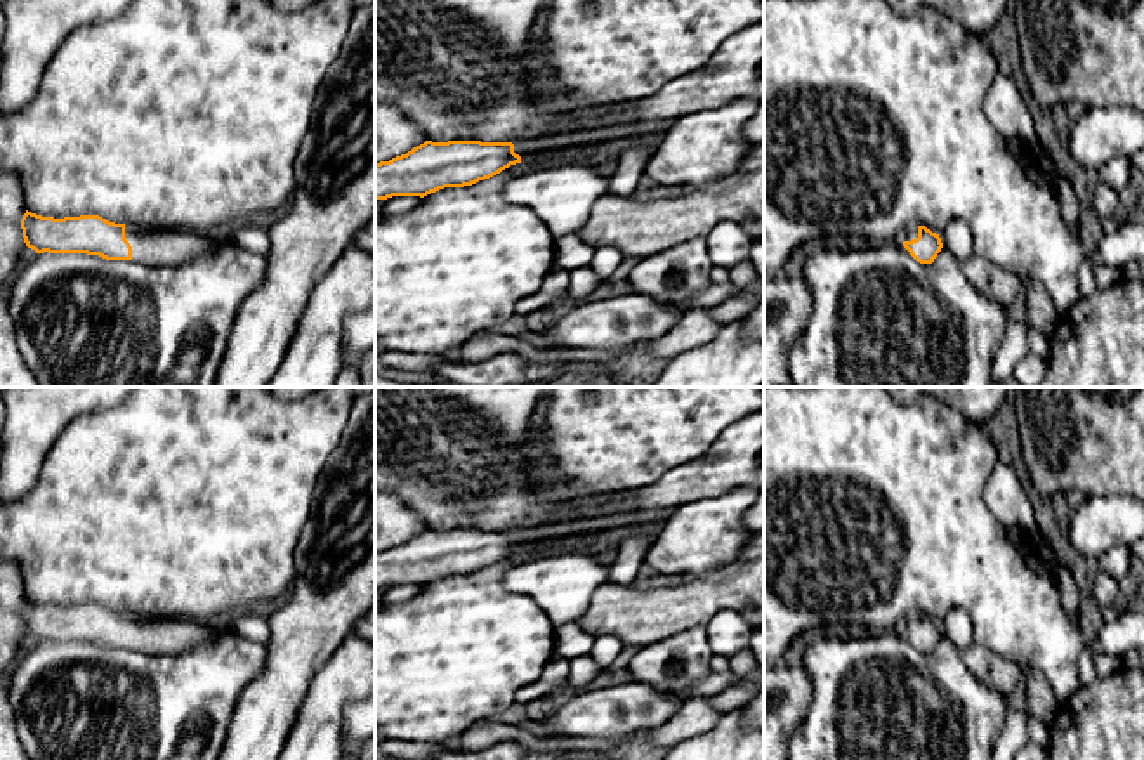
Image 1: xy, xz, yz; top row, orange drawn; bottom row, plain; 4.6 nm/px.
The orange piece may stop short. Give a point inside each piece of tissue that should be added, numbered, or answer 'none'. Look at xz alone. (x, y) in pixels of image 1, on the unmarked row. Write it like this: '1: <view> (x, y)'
1: xz (736, 458)

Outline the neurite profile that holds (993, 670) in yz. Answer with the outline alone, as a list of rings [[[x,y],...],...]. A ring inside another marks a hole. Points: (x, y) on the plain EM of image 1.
[[[976,642],[960,656],[976,678],[1007,698],[1024,675],[1022,666]]]

